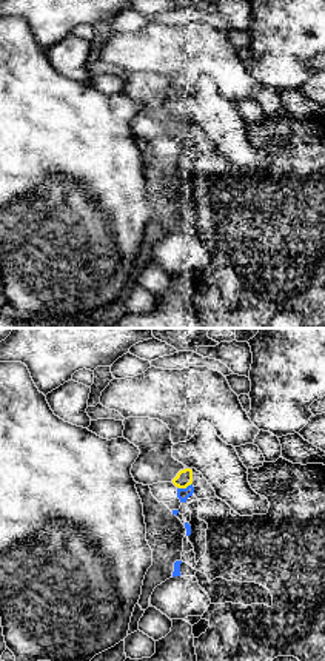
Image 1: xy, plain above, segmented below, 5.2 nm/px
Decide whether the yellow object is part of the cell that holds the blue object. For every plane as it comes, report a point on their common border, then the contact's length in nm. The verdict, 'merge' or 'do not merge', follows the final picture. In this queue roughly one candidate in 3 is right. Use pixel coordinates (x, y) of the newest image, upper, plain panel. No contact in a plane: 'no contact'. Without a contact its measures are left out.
contact (187, 142); length 80 nm

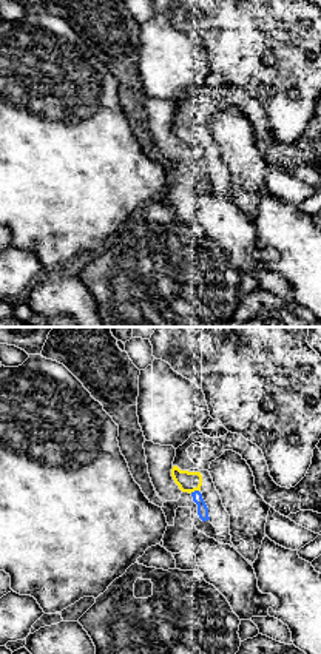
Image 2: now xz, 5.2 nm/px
contact (195, 145); length 50 nm

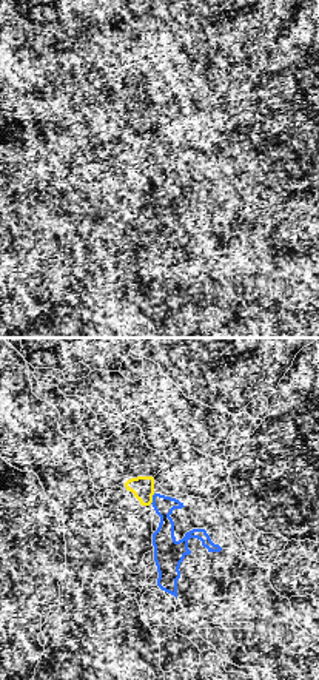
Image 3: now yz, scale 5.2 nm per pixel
contact (153, 153); length 60 nm

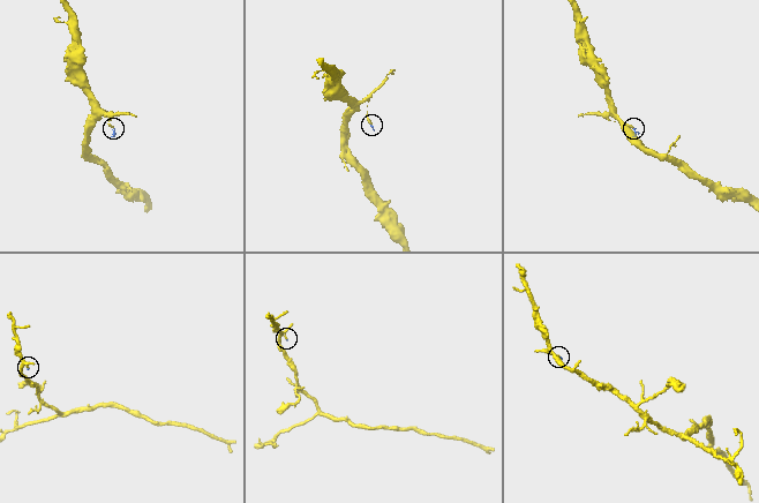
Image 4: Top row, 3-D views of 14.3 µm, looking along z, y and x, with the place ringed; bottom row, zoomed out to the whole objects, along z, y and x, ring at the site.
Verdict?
do not merge

